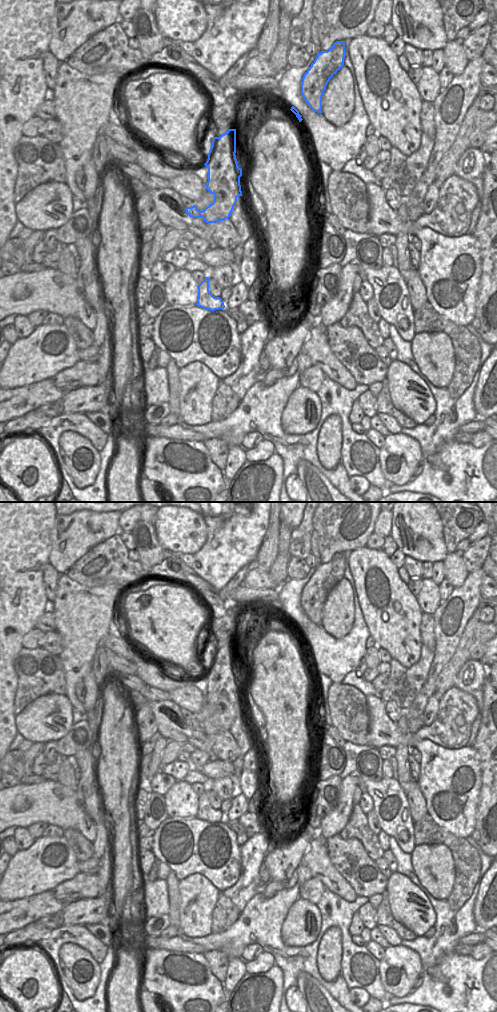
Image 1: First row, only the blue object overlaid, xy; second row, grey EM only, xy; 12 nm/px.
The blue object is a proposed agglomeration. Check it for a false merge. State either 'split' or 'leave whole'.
split

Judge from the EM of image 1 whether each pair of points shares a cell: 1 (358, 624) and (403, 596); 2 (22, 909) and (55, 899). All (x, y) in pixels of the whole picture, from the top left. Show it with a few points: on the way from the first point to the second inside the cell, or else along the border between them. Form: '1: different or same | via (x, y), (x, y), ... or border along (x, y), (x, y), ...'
1: different | border along (357, 597), (357, 603), (370, 634)
2: same | via (30, 909), (47, 903)

